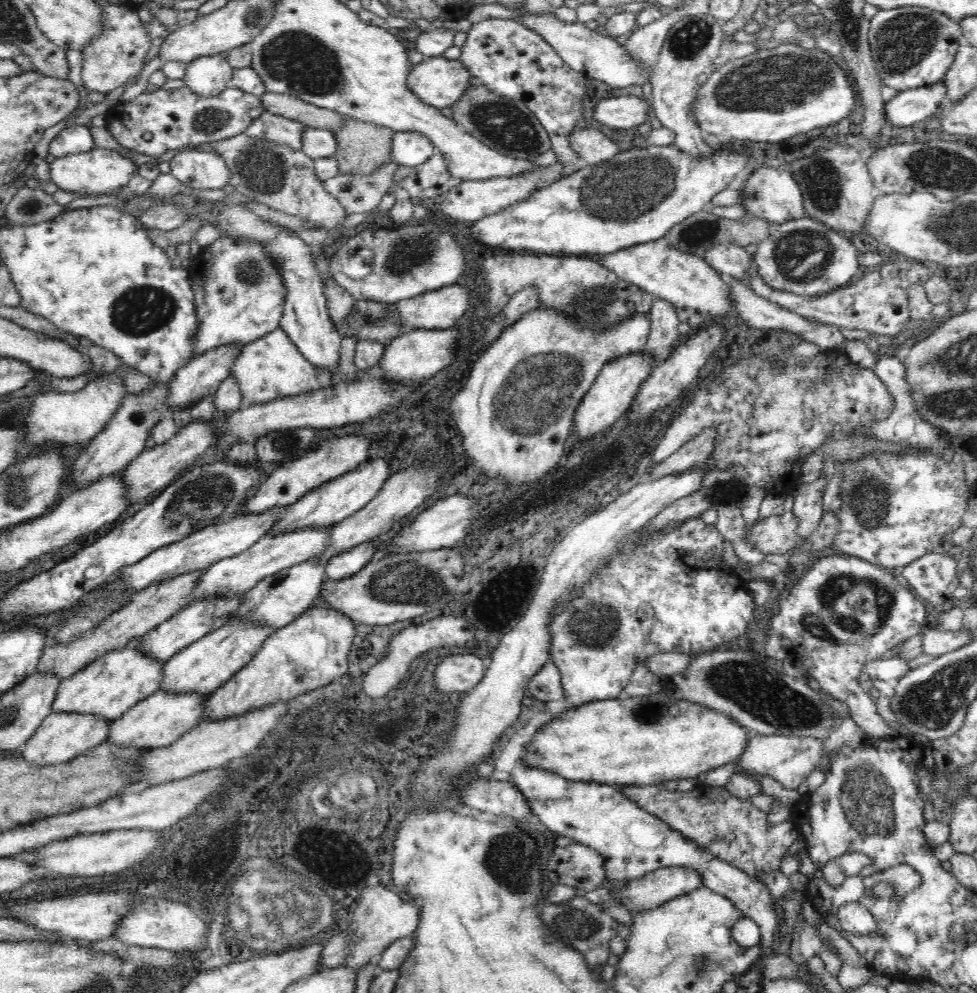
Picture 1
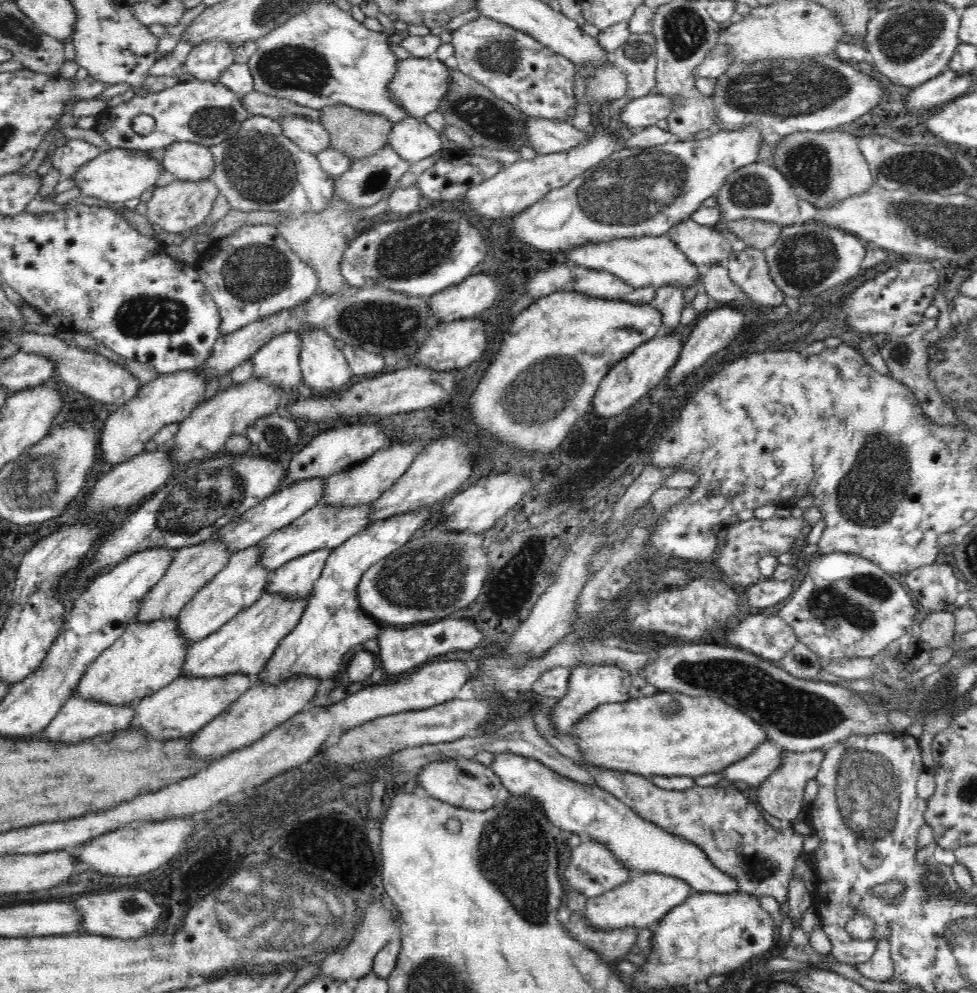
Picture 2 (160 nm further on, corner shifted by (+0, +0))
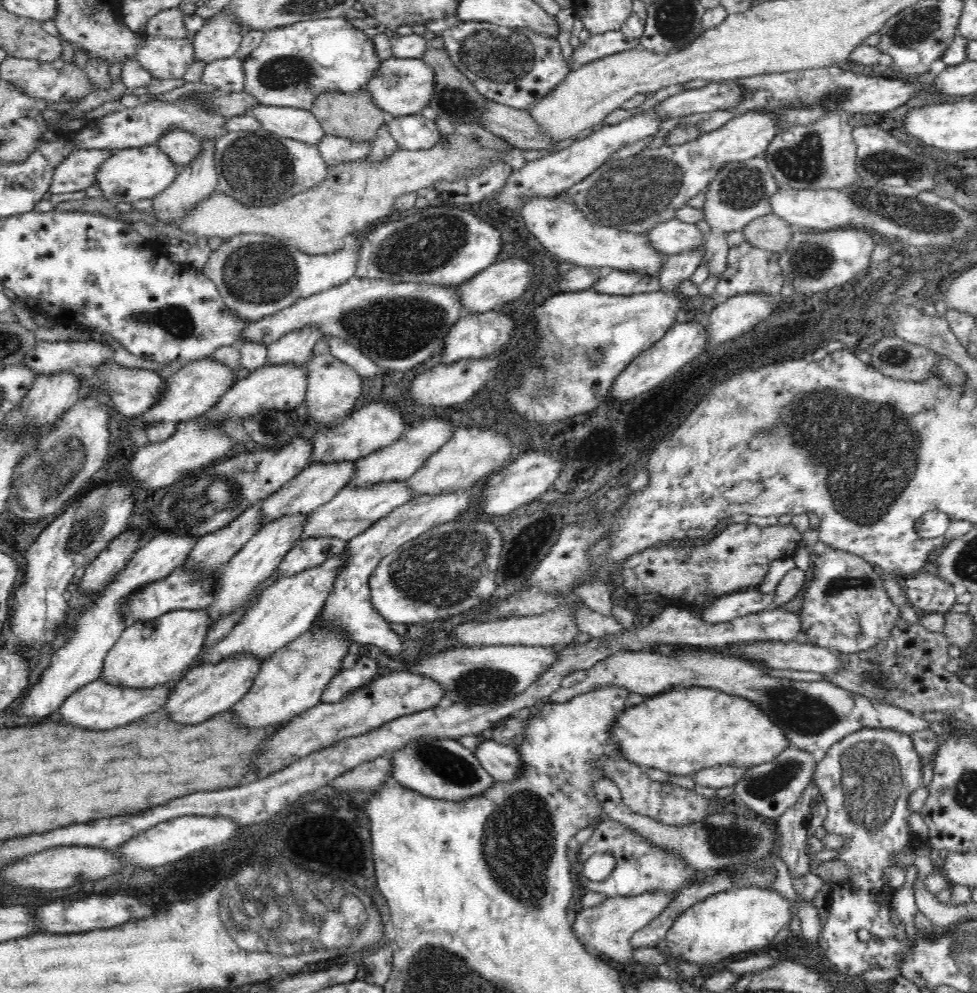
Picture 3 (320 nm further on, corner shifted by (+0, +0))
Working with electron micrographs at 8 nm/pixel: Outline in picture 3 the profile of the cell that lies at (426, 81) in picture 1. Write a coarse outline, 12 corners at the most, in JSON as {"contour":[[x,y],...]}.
{"contour":[[390,57],[366,90],[389,118],[430,106],[433,68]]}

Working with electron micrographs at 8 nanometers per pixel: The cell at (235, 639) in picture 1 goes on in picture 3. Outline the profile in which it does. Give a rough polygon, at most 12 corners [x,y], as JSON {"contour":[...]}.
{"contour":[[346,550],[280,577],[202,664],[258,657],[309,631]]}

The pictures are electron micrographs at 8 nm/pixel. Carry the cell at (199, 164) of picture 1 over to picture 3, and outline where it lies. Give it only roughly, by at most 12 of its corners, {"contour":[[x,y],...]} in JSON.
{"contour":[[172,127],[157,144],[178,170],[201,151],[198,138]]}

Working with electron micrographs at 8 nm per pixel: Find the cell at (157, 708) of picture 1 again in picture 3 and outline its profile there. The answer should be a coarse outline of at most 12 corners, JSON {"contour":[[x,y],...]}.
{"contour":[[236,653],[194,666],[161,710],[200,724],[232,709],[260,672]]}

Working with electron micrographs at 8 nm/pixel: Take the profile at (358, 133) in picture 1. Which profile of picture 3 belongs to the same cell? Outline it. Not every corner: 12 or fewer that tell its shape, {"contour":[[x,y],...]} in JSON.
{"contour":[[367,90],[324,91],[310,112],[326,134],[374,142],[389,121]]}

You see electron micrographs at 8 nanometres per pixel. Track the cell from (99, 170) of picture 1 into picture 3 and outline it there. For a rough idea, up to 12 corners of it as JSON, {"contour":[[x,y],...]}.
{"contour":[[158,144],[116,150],[96,183],[109,201],[154,199],[176,180]]}

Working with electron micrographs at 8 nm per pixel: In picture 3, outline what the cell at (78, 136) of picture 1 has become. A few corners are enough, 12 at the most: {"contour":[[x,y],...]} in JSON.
{"contour":[[76,149],[52,174],[52,194],[86,191],[115,149]]}

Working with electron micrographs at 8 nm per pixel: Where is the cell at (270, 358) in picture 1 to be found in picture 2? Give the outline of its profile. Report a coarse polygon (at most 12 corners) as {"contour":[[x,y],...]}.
{"contour":[[282,332],[252,359],[252,374],[290,392],[302,388],[302,337]]}

